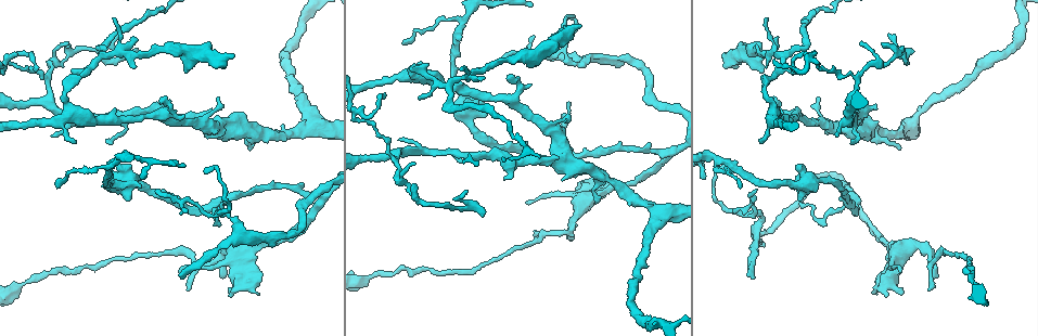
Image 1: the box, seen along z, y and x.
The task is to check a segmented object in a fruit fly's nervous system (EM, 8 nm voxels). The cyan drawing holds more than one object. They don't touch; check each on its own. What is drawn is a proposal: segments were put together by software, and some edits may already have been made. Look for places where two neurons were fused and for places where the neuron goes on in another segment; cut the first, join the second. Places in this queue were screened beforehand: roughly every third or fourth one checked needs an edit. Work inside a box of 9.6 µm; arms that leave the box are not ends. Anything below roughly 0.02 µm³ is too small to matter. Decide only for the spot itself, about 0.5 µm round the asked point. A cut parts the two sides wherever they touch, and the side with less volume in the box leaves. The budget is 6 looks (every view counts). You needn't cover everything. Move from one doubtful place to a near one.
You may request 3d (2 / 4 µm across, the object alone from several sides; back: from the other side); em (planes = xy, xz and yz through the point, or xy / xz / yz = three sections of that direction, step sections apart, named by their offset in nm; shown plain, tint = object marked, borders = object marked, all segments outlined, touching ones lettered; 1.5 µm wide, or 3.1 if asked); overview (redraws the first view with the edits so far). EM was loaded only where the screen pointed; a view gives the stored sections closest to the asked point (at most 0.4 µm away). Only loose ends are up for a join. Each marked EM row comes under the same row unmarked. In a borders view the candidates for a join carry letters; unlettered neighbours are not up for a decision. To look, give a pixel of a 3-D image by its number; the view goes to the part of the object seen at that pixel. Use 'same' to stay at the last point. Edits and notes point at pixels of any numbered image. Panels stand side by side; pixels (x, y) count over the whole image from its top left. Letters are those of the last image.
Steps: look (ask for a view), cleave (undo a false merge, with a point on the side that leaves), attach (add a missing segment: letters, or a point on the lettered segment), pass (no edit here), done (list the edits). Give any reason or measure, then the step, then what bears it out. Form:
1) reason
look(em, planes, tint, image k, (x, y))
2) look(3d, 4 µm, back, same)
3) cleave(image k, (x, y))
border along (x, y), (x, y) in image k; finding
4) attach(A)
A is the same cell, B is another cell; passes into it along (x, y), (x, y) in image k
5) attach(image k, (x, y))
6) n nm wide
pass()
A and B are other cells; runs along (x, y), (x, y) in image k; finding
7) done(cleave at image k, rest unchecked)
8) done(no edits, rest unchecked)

look(em, planes, borders, image 1, (748, 274))

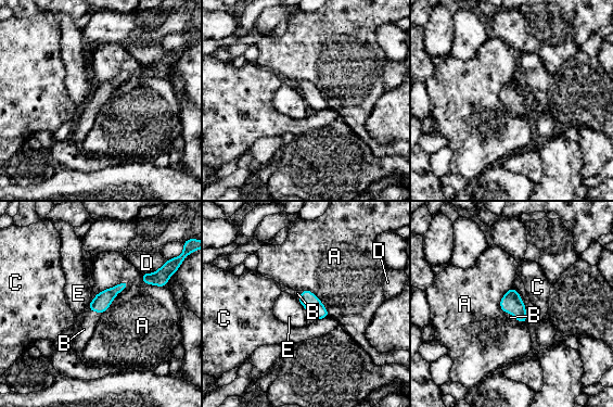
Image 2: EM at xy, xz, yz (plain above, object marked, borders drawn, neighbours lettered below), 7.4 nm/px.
130 nm wide
attach(B)
B is the same cell, A, C, D and E are other cells; passes into it along (102, 301), (94, 310), (84, 329) in image 2; it goes on there

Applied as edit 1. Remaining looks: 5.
redraw
look(overview)

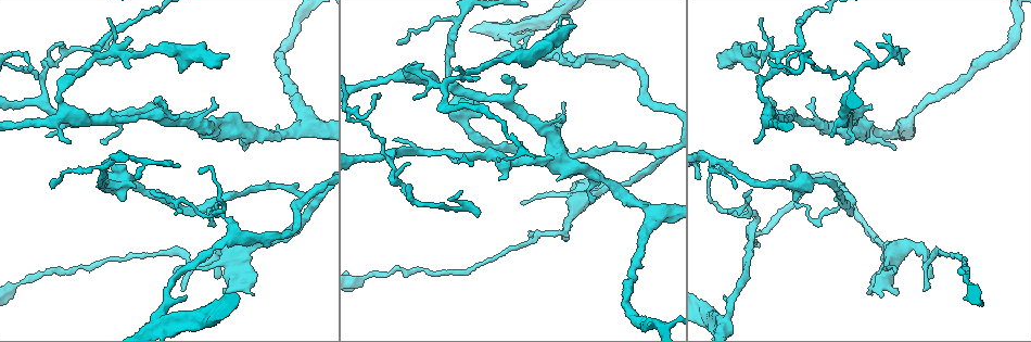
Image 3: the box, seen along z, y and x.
an open end
look(em, yz, step 8, borders, image 3, (717, 56))

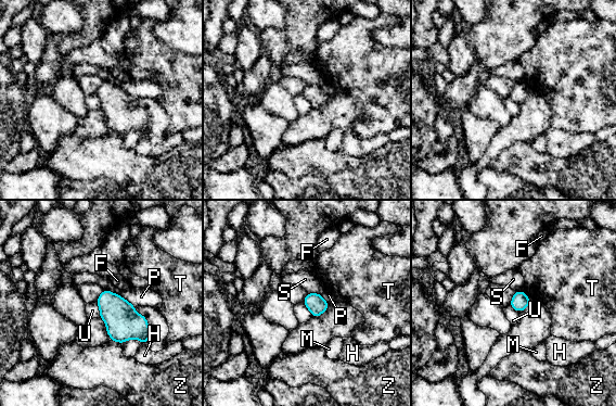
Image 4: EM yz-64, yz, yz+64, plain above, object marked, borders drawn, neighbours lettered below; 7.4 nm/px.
pass()
F, H, M, P, S, T, U and Z are other cells; border along (95, 302), (100, 317) in image 4; none of them fits

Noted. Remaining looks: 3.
thick turns thin
look(3d, 4 µm, image 3, (904, 124))

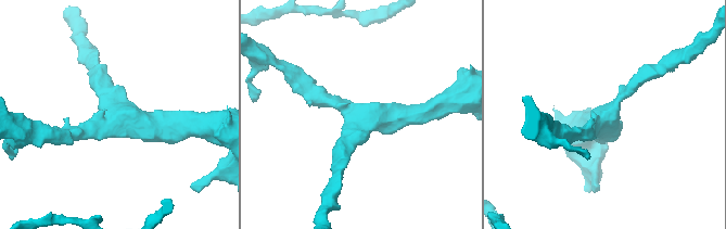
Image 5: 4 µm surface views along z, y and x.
3 arms; arms of 200, 240, 440 nm; need the tissue
look(em, planes, borders, image 5, (352, 115))

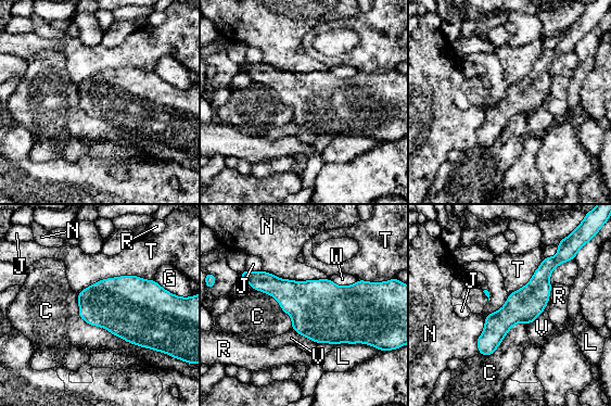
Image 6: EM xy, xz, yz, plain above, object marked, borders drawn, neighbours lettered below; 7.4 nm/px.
260 nm wide
pass()
C, G, J, L, N, R, T, V and W are other cells; runs along (554, 259), (539, 286), (481, 351) in image 6; all the same neuron

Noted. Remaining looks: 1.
done(attach at image 2, rest unchecked)

